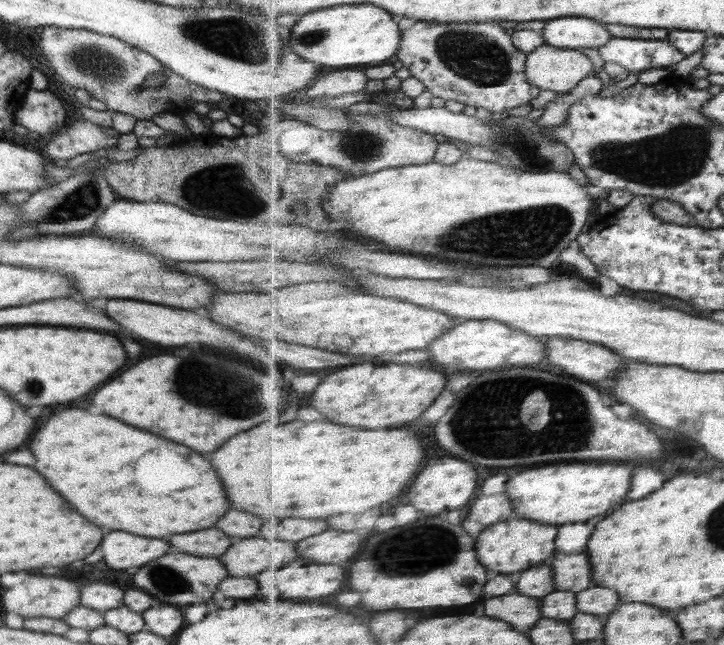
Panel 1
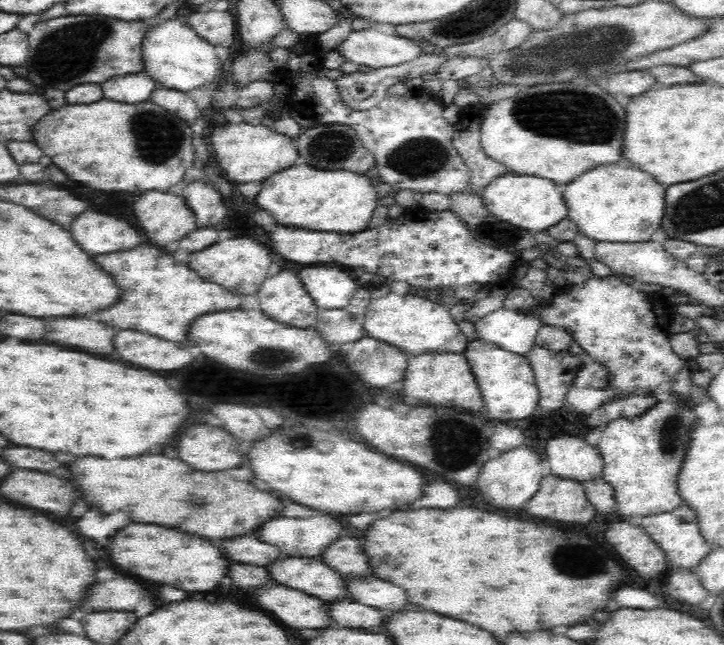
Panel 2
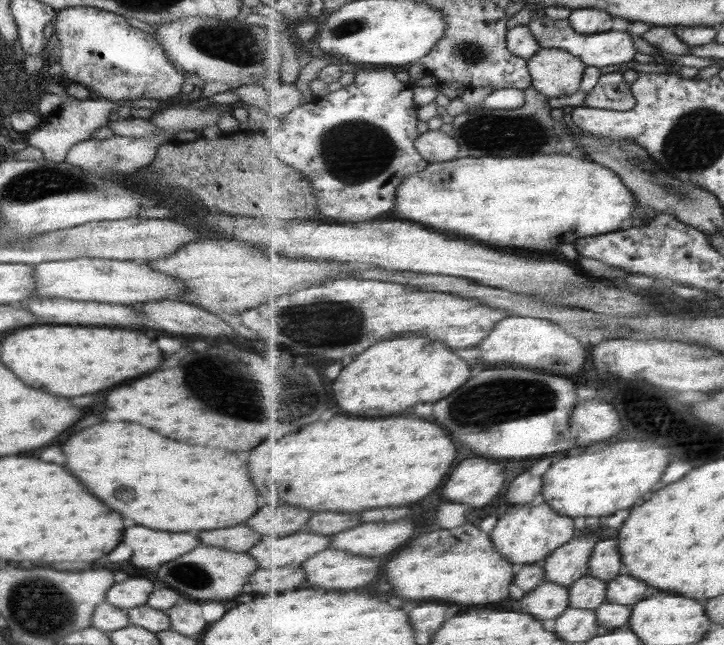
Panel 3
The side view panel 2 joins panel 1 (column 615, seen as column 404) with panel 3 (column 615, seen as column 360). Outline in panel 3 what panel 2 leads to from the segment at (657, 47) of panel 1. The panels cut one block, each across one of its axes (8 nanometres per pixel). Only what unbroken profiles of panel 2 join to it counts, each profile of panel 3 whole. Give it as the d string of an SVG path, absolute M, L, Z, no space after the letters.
M533 14L528 24L529 30L533 32L533 36L537 38L541 48L560 49L574 54L575 57L585 62L587 66L595 66L603 68L604 66L612 66L617 64L625 64L634 62L637 56L637 48L633 38L627 32L617 32L611 30L600 34L583 35L575 31L569 22L569 19L552 20L550 17L538 17Z

